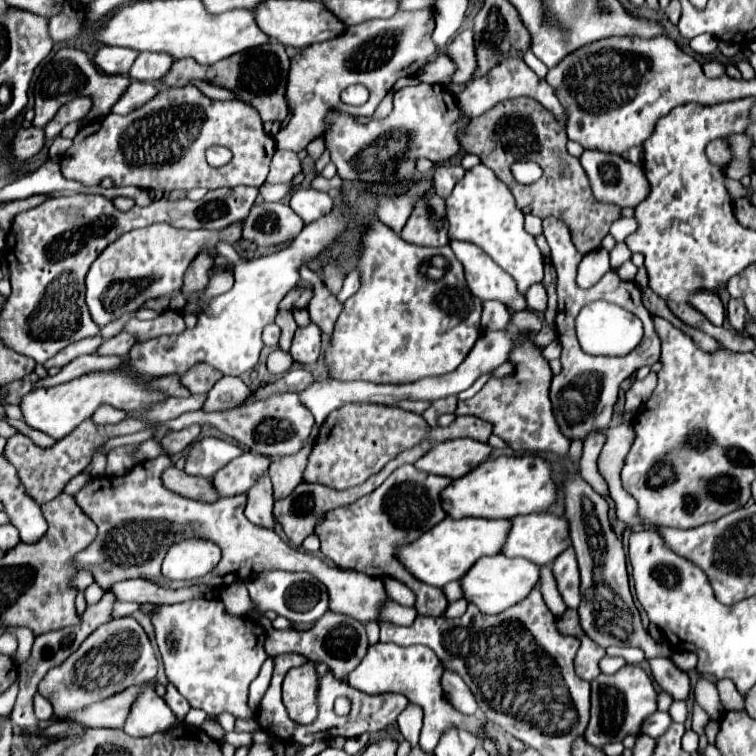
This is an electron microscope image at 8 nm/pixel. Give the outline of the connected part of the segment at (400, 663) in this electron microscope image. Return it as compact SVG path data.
M377 644L373 650L367 650L365 658L359 662L359 666L353 670L353 674L347 676L347 682L363 690L367 694L381 694L381 692L401 692L409 698L409 702L417 704L423 708L423 726L421 729L419 744L425 752L433 752L435 746L439 744L441 736L449 728L463 728L471 734L479 734L485 726L483 716L467 716L457 712L451 702L445 698L443 688L441 688L441 676L443 676L443 666L437 662L437 656L433 650L425 646L411 646L411 648L401 648L395 644Z

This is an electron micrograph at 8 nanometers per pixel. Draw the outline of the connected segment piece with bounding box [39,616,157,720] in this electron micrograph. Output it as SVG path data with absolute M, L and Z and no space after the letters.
M127 616L99 626L61 666L49 670L49 674L39 684L39 692L49 698L59 720L61 716L79 710L81 706L89 706L105 696L109 698L117 694L117 690L151 682L155 674L157 658L149 636L135 618Z

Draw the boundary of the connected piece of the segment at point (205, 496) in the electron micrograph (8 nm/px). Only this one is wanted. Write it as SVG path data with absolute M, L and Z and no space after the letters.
M169 466L161 474L161 480L167 486L167 490L171 490L183 498L201 500L201 502L215 502L219 498L217 492L213 490L213 484L209 478L189 476L183 470L177 470L175 466Z

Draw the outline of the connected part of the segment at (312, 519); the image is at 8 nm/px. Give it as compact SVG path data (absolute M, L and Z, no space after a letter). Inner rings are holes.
M421 442L421 444L415 446L413 450L407 450L407 452L399 454L397 458L393 458L379 474L371 476L365 484L361 484L361 486L357 486L357 488L347 488L347 490L343 490L343 492L341 492L341 490L333 490L333 488L325 488L323 484L301 482L289 496L275 500L275 510L273 510L275 520L283 526L283 532L287 534L287 538L289 538L295 546L301 546L301 542L313 532L313 528L315 528L315 524L317 524L317 518L321 518L325 512L329 512L329 510L333 510L333 508L337 508L337 506L353 504L353 502L359 500L361 496L373 492L377 486L381 486L381 482L383 482L395 468L399 468L399 466L403 466L403 464L413 464L413 462L415 462L417 458L421 458L421 454L425 454L425 450L429 450L429 448L431 448L431 442Z

